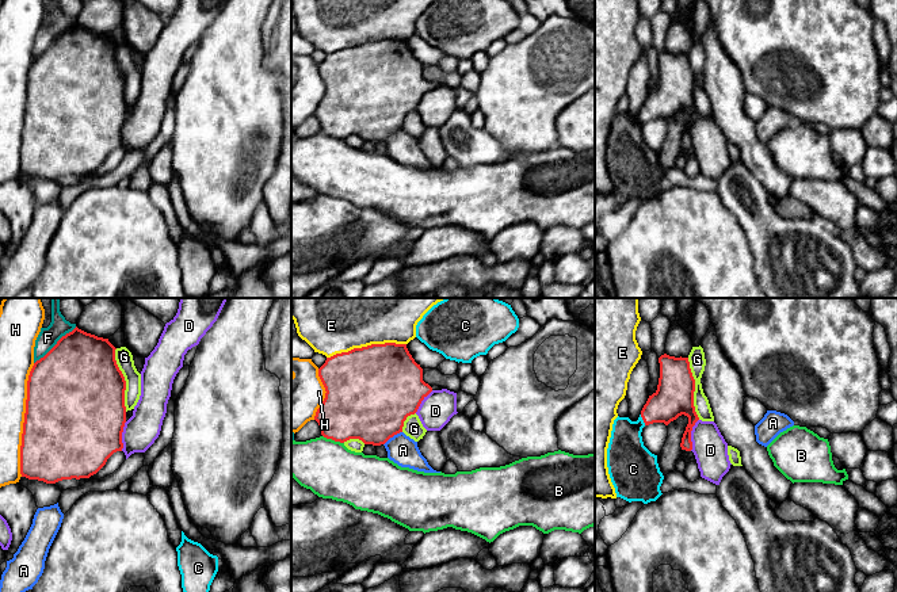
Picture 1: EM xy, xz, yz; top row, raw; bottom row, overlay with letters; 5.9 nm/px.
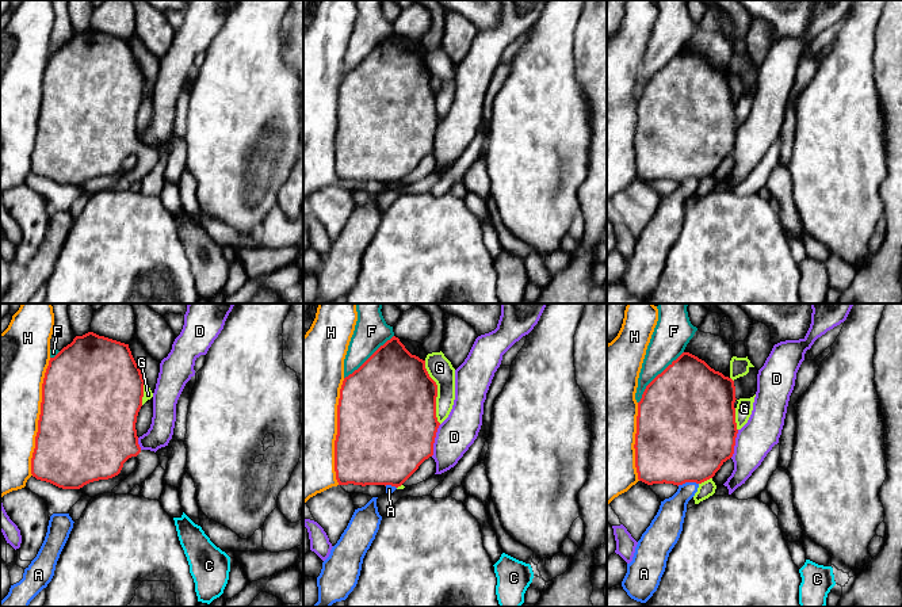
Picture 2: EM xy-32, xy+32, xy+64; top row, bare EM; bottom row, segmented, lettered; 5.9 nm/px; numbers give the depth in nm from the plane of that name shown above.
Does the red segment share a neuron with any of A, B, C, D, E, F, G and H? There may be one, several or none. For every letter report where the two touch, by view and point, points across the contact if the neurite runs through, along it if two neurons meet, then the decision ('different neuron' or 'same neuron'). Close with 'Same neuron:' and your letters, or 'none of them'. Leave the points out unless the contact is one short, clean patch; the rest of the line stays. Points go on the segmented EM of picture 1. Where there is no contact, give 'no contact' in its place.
A: meets red in xz at (392, 436); different neuron
B: meets red in xz at (334, 439); border along xz (323, 435), (343, 443); different neuron
C: meets red in yz at (642, 419); runs through yz (674, 397), (642, 419), (628, 435), (628, 458); same neuron
D: meets red in yz at (690, 435); border along yz (698, 419), (691, 431), (690, 450); different neuron
E: meets red in xz at (367, 346); different neuron
F: meets red in xy at (56, 344); different neuron
G: meets red in xy at (123, 379); different neuron
H: meets red in xy at (25, 420); different neuron
Same neuron: C

